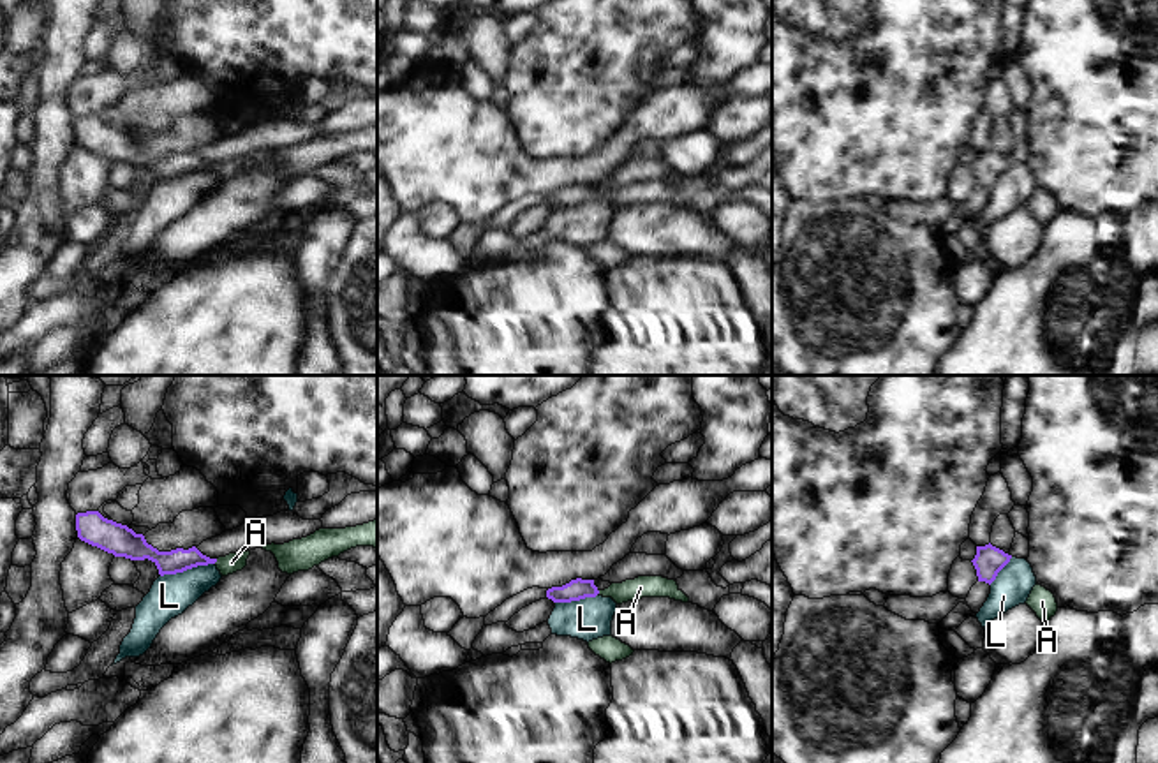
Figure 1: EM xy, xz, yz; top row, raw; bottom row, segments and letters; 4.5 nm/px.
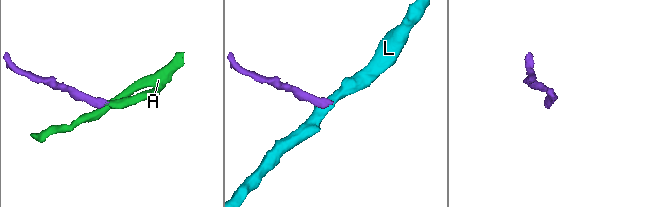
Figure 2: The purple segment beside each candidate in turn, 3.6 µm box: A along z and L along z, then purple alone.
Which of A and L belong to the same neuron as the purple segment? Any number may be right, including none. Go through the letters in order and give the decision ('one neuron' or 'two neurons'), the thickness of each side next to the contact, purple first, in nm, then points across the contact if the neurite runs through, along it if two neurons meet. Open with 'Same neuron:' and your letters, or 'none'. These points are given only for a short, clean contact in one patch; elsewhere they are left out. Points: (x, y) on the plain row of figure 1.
Same neuron: A
A: one neuron | 110/90 nm | across xy (177, 166), (215, 166), (231, 168)
L: two neurons | 110/190 nm | along xy (214, 168), (161, 182)

